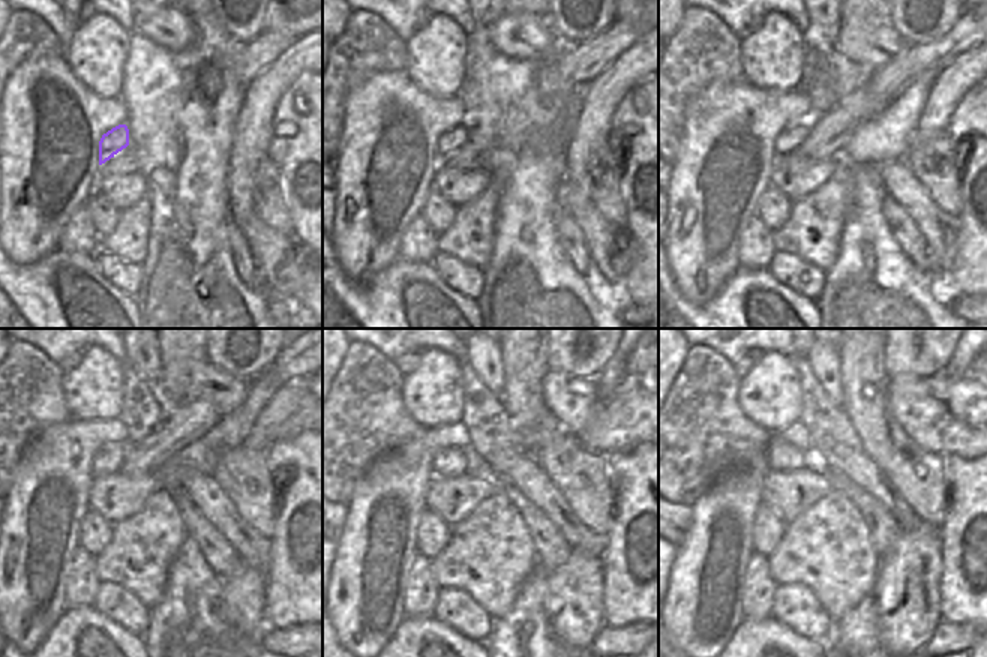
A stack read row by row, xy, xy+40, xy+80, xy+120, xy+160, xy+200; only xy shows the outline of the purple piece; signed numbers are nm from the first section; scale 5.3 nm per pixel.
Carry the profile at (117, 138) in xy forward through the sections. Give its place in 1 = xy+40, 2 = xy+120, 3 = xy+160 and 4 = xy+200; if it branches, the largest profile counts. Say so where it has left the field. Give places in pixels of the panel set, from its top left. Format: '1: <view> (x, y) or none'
1: xy+40 (453, 138)
2: xy+120 (110, 461)
3: xy+160 (449, 462)
4: xy+200 (780, 456)

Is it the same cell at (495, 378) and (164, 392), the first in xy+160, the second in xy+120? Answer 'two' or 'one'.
two

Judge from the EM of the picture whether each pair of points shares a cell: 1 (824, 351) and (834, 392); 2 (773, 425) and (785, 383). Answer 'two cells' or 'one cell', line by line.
1: one cell
2: one cell

